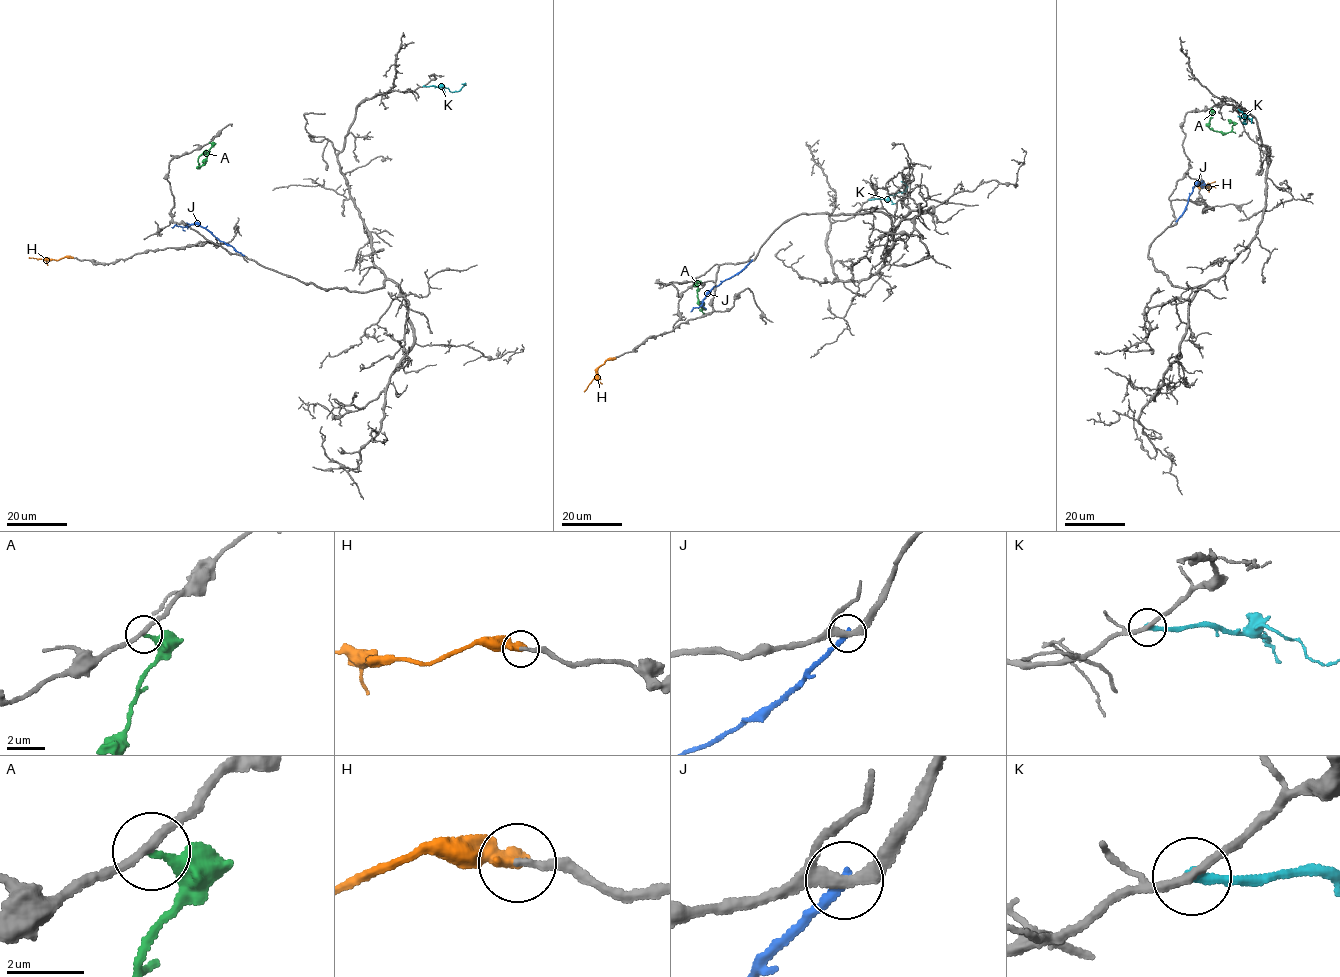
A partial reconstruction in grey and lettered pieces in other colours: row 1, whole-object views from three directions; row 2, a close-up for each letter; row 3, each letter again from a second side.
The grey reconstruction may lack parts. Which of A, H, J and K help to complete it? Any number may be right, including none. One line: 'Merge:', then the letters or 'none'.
Merge: H

